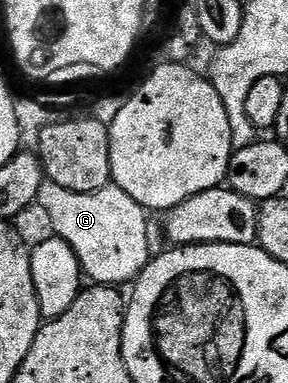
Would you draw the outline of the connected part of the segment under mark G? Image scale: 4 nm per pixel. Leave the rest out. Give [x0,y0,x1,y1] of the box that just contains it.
[36,180,152,287]

